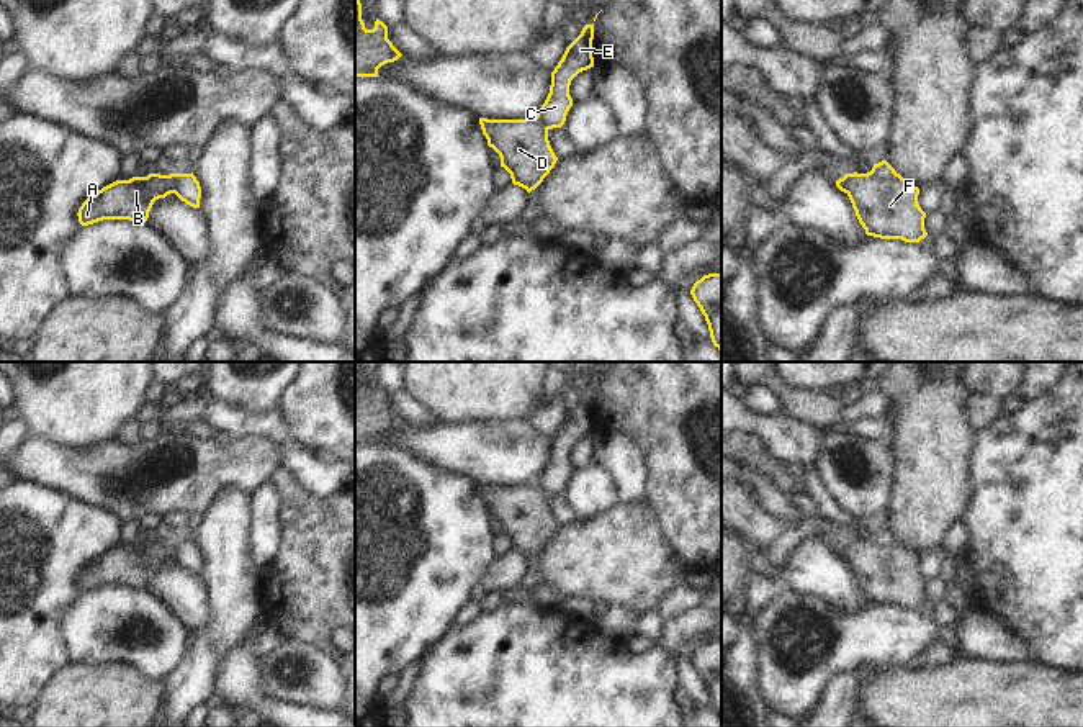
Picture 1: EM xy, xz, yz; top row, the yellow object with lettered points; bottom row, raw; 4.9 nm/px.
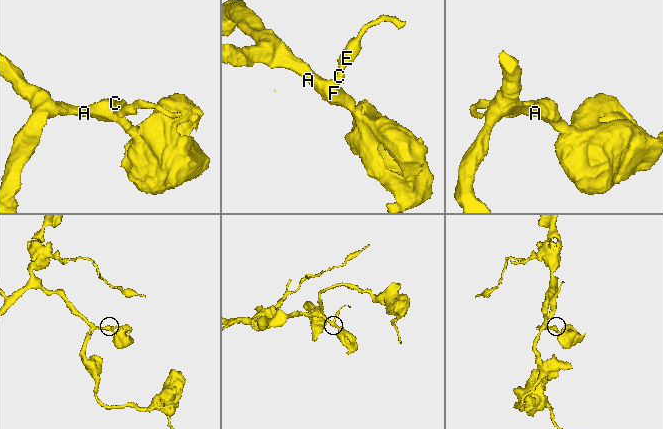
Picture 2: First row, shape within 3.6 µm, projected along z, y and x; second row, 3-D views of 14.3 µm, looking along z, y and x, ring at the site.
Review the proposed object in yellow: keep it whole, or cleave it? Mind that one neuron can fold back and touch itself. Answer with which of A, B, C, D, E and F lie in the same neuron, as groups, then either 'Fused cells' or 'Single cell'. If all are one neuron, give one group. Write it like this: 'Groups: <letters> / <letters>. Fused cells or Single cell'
Groups: A B D F / C E. Fused cells.

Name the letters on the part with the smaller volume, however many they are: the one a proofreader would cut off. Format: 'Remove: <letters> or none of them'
Remove: C, E

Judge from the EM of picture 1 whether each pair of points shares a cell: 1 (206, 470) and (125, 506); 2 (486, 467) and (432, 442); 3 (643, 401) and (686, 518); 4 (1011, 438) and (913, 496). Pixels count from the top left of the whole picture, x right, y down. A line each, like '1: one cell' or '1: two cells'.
1: one cell
2: one cell
3: one cell
4: two cells

